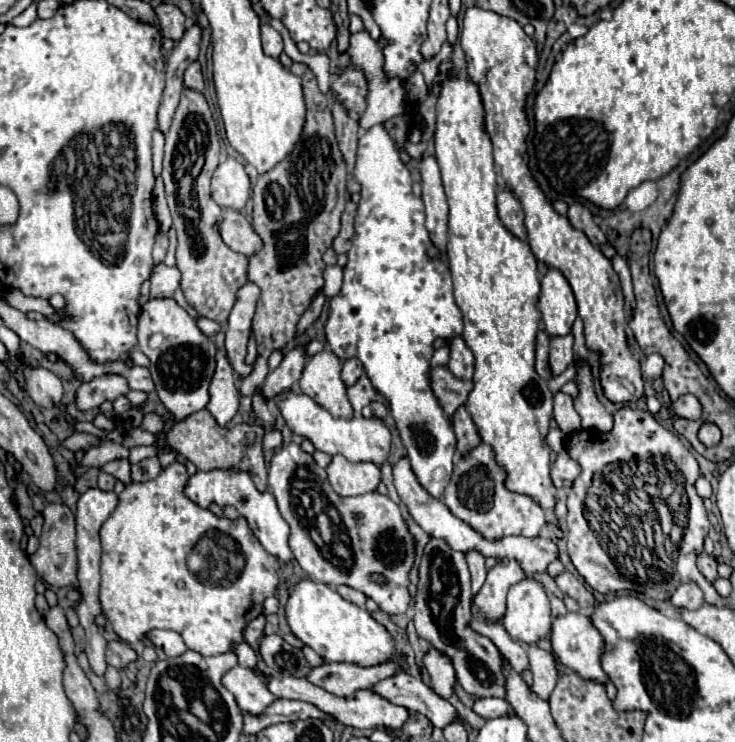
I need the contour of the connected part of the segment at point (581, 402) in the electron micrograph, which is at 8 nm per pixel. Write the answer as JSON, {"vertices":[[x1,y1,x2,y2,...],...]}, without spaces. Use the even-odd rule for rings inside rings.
{"vertices":[[584,362,580,364,576,382,578,382,578,388,580,388,580,394,574,400,574,408,582,416,582,428,584,430,594,428,594,430,600,430,600,432,610,432,612,430,612,414,606,412,606,408,598,402,598,398,594,394,588,364,584,364]]}

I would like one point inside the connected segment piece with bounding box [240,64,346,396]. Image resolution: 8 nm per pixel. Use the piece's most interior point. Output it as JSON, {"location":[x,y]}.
{"location":[297,205]}

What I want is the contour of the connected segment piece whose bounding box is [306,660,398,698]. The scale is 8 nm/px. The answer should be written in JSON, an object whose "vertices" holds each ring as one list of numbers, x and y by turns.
{"vertices":[[324,662,322,666,314,666,308,672,308,680,326,692,346,698,352,692,360,688,370,688,376,682,390,678,398,672,396,662,386,662,380,666,372,668,360,668,356,664,334,664,334,662]]}

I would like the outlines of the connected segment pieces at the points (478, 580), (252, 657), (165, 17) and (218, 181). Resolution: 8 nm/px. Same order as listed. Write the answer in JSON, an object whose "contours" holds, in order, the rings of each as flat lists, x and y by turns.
{"contours":[[[472,550,472,552,466,552,466,562,468,562,470,574,472,574,472,594,478,594,478,590,482,588,484,578,486,578,484,556,480,556,480,552]],[[242,640,240,644,236,644,236,646,232,648,232,652,238,656,238,664,240,664,240,666,250,668,250,670,254,670,254,672,260,672,260,670,258,670,258,656,256,656,254,648,252,648,248,642]],[[158,4,154,8,164,38,178,42,186,30,186,16,174,4]],[[228,156,212,176,212,198,222,208,242,210,250,198,250,178,236,158]]]}

